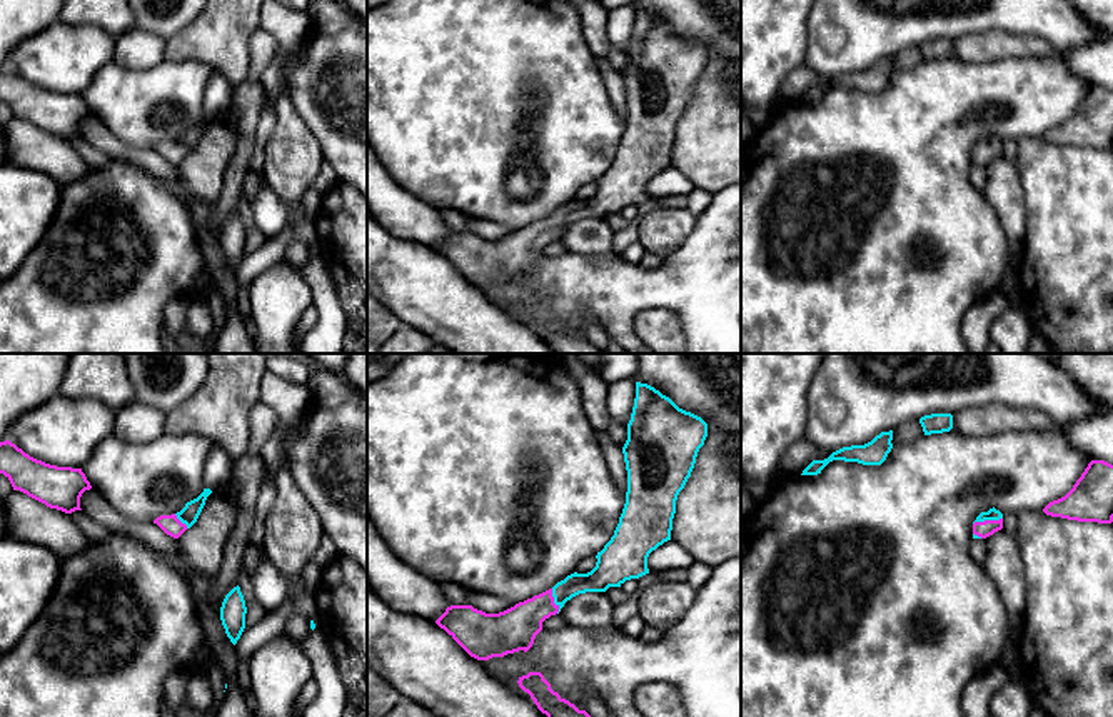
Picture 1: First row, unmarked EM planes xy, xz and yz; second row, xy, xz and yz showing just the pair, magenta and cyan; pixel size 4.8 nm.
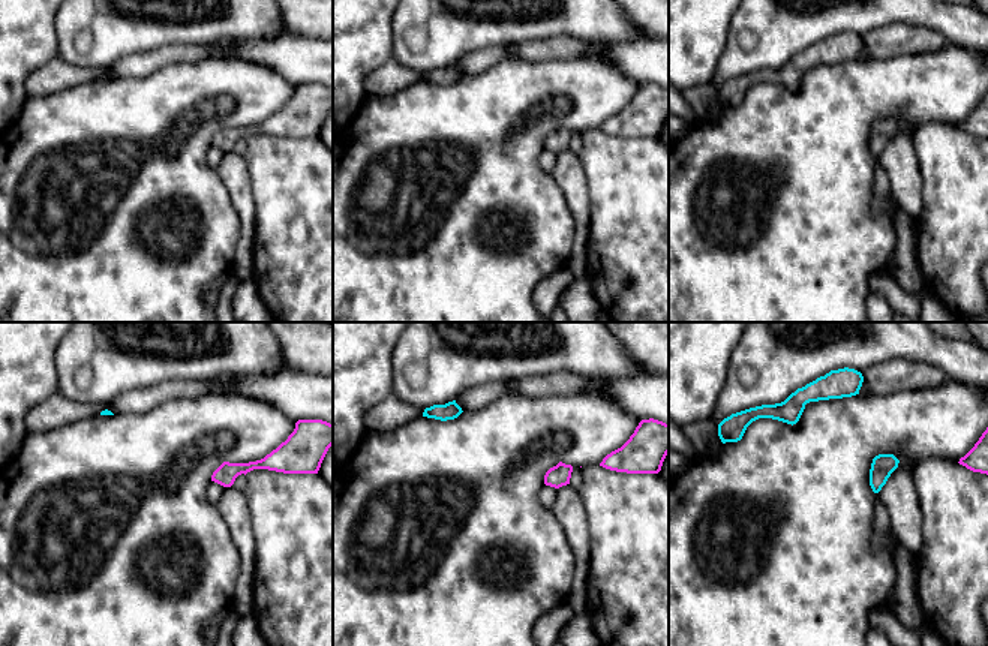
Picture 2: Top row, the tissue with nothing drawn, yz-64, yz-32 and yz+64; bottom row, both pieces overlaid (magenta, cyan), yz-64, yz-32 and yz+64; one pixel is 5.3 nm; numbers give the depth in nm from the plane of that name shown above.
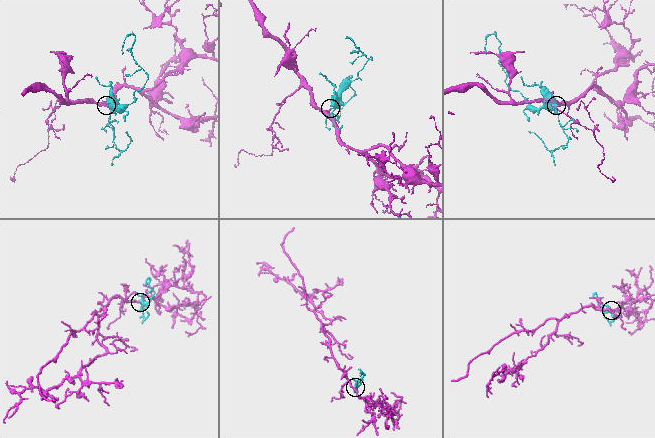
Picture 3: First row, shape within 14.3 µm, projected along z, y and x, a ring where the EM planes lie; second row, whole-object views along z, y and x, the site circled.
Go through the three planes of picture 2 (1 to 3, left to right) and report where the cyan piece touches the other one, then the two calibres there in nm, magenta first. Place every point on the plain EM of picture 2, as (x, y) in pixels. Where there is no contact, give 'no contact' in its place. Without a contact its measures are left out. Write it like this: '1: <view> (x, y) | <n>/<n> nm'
1: no contact
2: no contact
3: no contact

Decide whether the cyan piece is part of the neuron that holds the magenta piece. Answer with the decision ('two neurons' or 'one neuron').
one neuron

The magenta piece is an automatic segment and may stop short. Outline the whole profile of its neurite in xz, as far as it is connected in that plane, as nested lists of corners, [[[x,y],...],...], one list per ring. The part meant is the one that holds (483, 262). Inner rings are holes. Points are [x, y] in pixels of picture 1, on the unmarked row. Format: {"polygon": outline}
{"polygon": [[[636,8],[627,67],[622,73],[627,97],[626,130],[614,162],[596,182],[596,193],[587,200],[574,198],[552,215],[499,240],[486,240],[472,232],[451,232],[436,250],[477,287],[504,283],[519,277],[527,278],[542,257],[542,248],[559,240],[572,223],[586,218],[606,218],[609,213],[621,213],[626,207],[649,200],[647,183],[659,172],[671,167],[677,122],[691,103],[706,63],[708,50],[701,43],[679,35],[654,13]]]}

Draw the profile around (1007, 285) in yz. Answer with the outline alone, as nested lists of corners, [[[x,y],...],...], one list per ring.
[[[1008,262],[1006,272],[996,288],[1008,300],[1008,308],[1023,307],[1021,303],[1021,288],[1015,283],[1015,275],[1011,272],[1011,263]]]

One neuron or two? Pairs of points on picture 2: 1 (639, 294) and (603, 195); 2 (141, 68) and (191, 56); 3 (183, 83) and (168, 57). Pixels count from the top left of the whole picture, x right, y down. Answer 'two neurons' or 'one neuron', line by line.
1: one neuron
2: one neuron
3: two neurons

